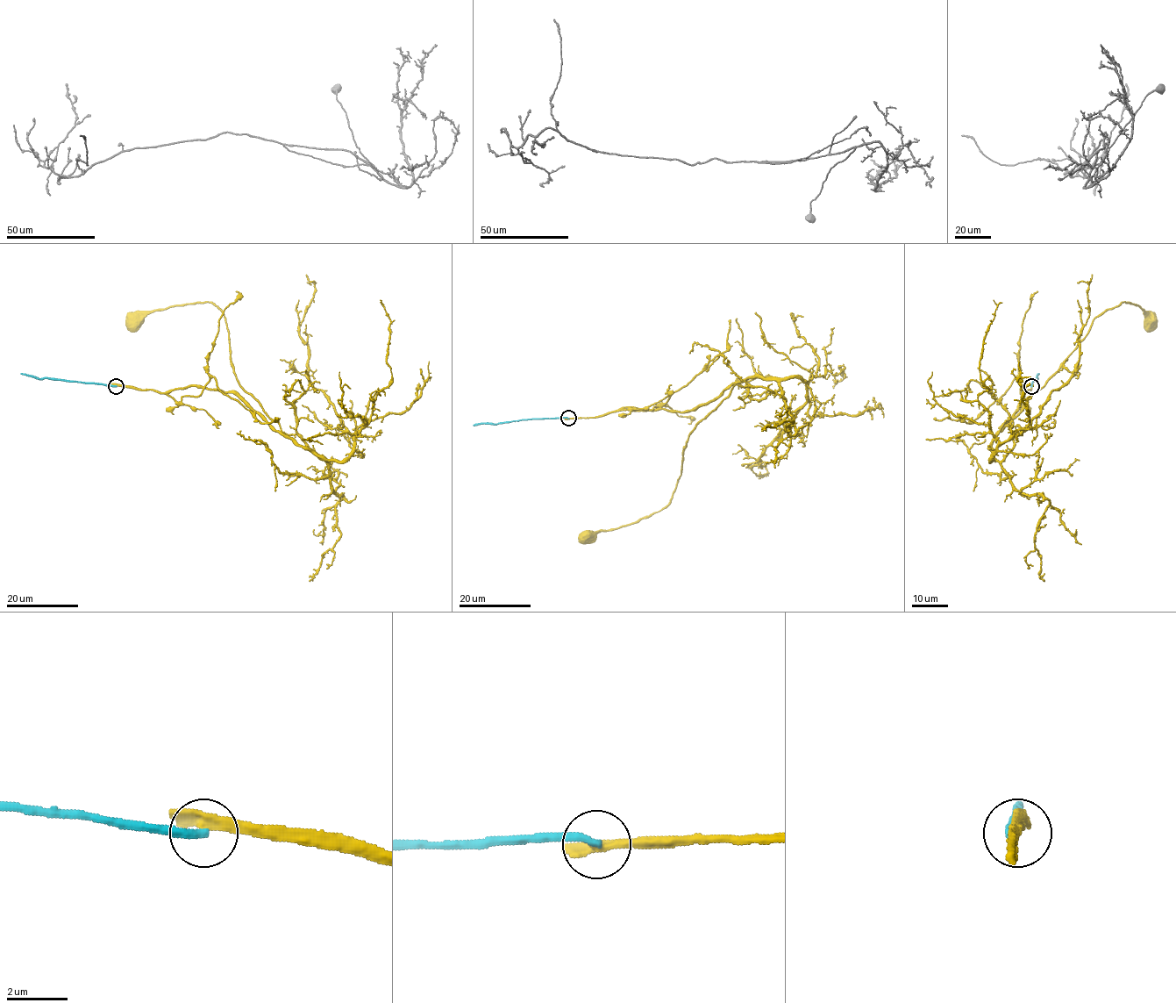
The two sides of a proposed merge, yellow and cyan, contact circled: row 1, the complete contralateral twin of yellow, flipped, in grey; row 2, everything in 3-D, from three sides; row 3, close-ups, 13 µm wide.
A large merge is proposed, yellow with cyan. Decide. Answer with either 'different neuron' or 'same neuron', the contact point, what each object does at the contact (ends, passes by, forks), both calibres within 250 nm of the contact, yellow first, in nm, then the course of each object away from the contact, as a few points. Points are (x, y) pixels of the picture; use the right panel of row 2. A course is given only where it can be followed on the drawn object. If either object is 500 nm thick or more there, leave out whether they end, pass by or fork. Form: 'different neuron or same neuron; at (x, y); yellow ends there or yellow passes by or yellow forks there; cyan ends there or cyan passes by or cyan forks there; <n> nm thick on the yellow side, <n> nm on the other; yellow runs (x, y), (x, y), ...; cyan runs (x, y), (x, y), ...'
different neuron; at (1031, 386); yellow passes by; cyan ends there; 320 nm thick on the yellow side, 280 nm on the other; yellow runs (1032, 385), (1026, 392), (1021, 388), (1023, 399), (1001, 430), (1094, 318), (1122, 302), (1137, 304), (1151, 318); cyan runs (1032, 386), (1038, 373)

